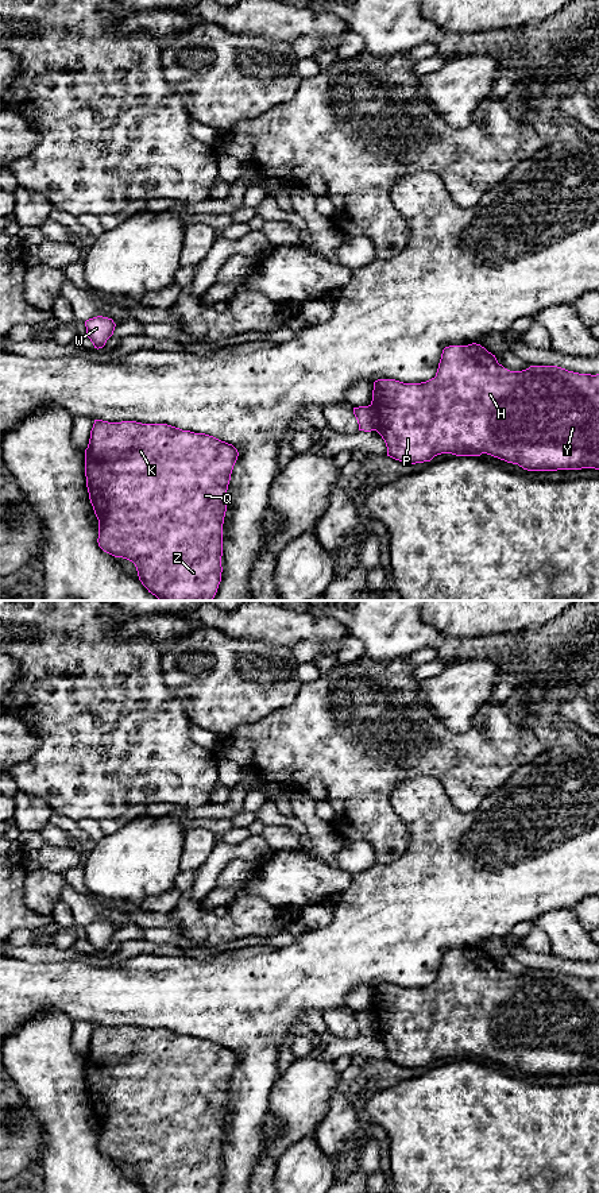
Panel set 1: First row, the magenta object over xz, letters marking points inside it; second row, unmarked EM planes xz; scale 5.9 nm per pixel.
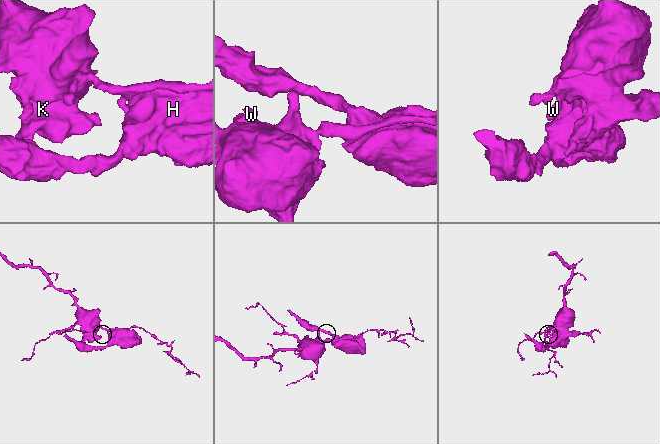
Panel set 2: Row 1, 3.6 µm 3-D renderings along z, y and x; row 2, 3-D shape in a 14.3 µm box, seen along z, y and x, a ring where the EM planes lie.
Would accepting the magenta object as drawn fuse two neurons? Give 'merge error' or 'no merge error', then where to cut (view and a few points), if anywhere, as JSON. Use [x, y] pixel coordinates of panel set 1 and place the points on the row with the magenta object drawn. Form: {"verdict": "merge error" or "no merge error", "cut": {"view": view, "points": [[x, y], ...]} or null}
{"verdict": "merge error", "cut": {"view": "xz", "points": [[370, 405], [378, 420], [377, 429]]}}

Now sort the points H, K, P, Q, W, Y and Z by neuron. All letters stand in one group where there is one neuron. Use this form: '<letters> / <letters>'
H P Y / K Q W Z

